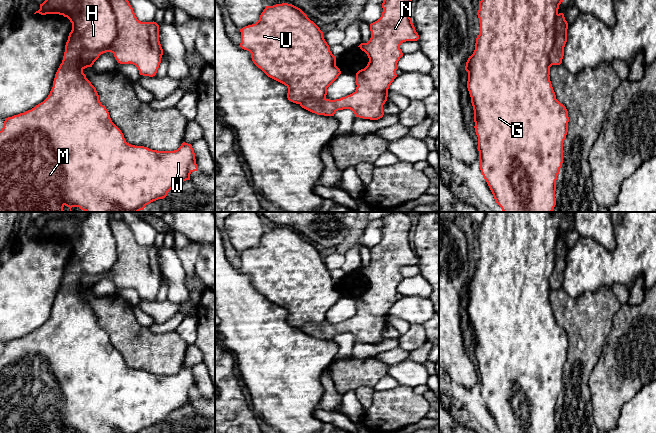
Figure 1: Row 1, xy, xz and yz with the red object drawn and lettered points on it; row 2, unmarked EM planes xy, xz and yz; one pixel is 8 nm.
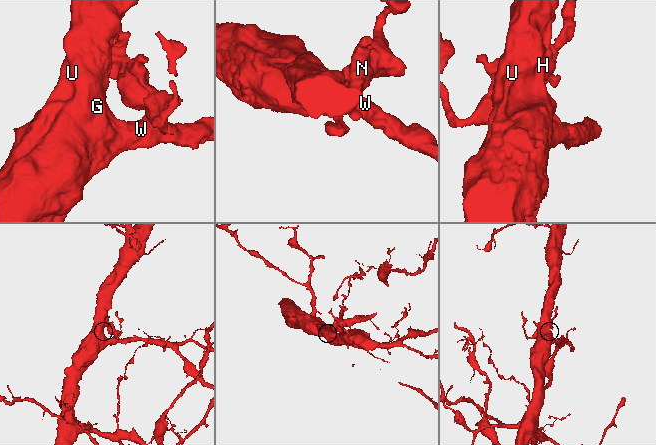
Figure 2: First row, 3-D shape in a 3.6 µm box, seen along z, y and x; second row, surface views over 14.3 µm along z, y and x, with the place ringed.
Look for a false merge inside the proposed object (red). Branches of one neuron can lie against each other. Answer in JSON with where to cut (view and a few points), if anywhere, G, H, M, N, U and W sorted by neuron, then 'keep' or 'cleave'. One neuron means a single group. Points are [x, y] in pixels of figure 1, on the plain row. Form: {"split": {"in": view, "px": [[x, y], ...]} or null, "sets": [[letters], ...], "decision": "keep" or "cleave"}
{"split": {"in": "xy", "px": [[112, 218], [116, 261], [104, 273], [84, 275], [87, 288]]}, "sets": [["G", "H", "M", "U", "W"], ["N"]], "decision": "cleave"}

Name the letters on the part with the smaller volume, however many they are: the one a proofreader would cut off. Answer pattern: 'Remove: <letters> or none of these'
Remove: N

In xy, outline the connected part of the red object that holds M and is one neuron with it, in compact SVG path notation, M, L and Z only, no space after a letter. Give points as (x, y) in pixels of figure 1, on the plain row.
M86 212L79 219L72 216L58 215L59 217L57 219L49 219L40 228L40 233L34 238L63 239L72 247L72 254L69 257L63 284L55 298L53 311L48 321L31 334L5 342L3 352L0 355L0 433L63 433L64 430L70 433L72 431L79 431L80 433L144 433L151 426L165 422L171 413L180 410L186 404L190 404L190 398L198 394L194 374L191 368L185 366L174 375L157 375L144 370L131 369L126 366L121 354L112 346L108 334L101 328L96 312L83 297L85 292L92 291L92 289L85 287L81 283L83 276L101 275L109 271L116 262L116 241L110 227L112 212Z

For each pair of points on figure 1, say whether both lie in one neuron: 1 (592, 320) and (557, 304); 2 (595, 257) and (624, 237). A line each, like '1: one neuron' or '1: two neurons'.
1: one neuron
2: one neuron

